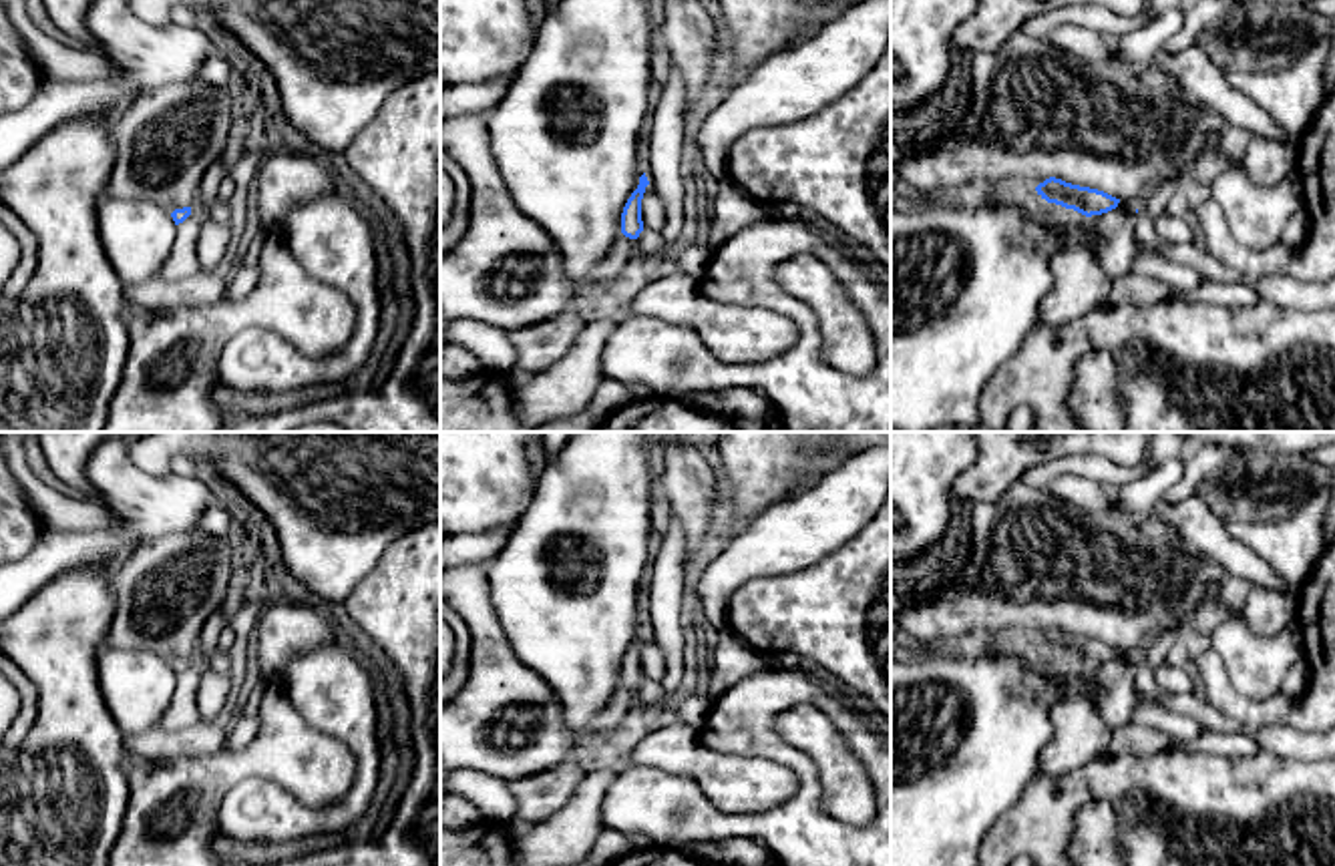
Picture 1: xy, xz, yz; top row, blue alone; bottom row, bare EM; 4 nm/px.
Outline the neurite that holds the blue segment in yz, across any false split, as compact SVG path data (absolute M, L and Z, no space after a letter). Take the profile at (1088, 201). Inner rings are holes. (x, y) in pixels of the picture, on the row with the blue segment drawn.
M1050 177L1035 187L1037 195L1047 203L1074 209L1086 217L1102 215L1118 207L1120 199L1090 187L1066 183Z

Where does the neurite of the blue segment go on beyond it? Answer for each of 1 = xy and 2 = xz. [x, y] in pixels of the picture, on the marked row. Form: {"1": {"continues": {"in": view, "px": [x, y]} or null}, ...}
{"1": {"continues": null}, "2": {"continues": null}}

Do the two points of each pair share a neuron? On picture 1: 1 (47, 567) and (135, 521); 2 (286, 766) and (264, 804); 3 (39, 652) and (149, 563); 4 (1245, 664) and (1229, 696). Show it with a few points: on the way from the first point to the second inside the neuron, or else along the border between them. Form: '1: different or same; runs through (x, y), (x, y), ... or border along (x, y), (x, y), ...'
1: same; runs through (69, 549), (107, 549), (113, 543)
2: different; border along (230, 788), (248, 778), (262, 778), (318, 808)
3: different; border along (115, 573), (113, 621), (103, 639)
4: different; border along (1211, 647), (1239, 692), (1255, 698), (1279, 692)

